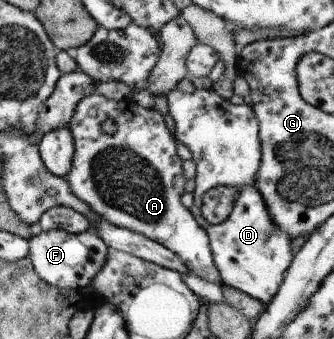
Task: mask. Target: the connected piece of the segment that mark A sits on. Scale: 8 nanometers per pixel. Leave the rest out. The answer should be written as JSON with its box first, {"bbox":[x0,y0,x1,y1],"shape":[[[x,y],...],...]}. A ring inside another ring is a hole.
{"bbox":[65,92,222,285],"shape":[[[95,92],[77,103],[68,127],[74,135],[75,155],[65,178],[75,196],[107,222],[166,245],[182,258],[189,273],[222,285],[209,233],[181,202],[183,162],[177,156],[175,138],[155,107],[139,106],[131,96],[116,101]],[[108,119],[117,127],[113,134],[102,129]]]}

